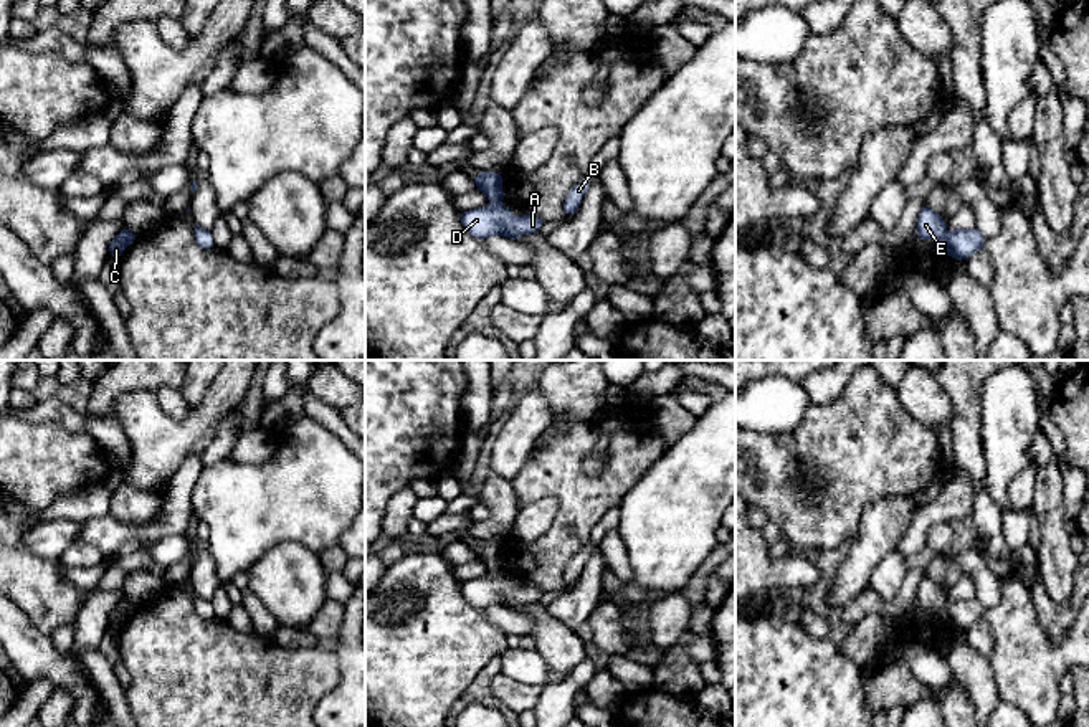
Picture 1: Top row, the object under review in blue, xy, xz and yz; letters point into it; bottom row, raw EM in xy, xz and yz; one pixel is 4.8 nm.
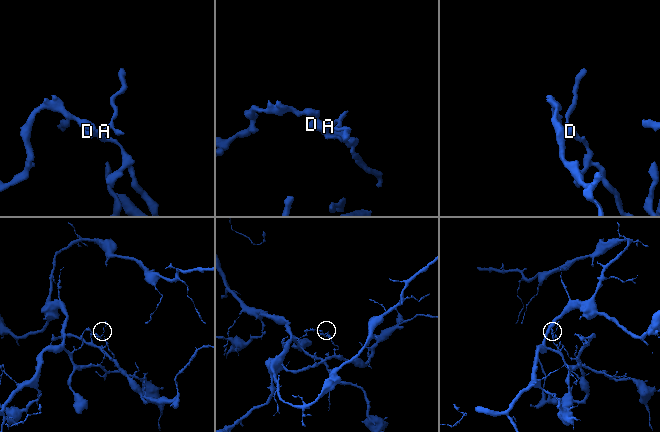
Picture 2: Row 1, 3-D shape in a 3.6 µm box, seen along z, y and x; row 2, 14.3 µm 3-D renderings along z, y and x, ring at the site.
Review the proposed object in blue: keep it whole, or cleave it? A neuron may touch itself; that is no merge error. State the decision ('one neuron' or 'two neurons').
two neurons

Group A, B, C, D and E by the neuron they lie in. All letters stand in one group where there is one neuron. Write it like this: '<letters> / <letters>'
A B C D / E

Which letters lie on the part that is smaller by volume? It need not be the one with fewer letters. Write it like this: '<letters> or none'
A, B, C, D

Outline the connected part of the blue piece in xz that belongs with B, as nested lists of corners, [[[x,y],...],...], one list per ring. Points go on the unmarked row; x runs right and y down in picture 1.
[[[587,549],[587,550],[583,550],[582,554],[575,555],[570,560],[570,563],[568,563],[568,567],[567,567],[565,573],[564,573],[565,583],[575,583],[578,580],[578,577],[582,573],[582,568],[585,567],[585,563],[588,560],[588,555],[590,554],[588,554],[588,549]]]

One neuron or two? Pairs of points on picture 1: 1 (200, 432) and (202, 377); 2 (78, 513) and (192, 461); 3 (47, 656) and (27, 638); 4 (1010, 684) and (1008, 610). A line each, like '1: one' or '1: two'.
1: two
2: two
3: one
4: one

